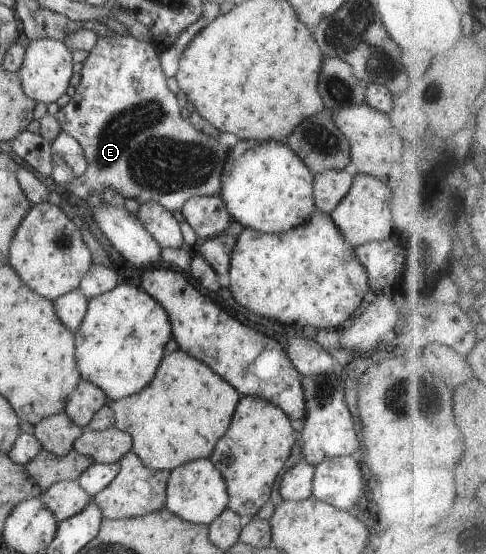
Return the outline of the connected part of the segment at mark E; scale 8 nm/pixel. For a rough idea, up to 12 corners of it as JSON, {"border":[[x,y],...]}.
{"border":[[111,30],[55,114],[65,184],[173,213],[231,148],[182,118],[162,48]]}

